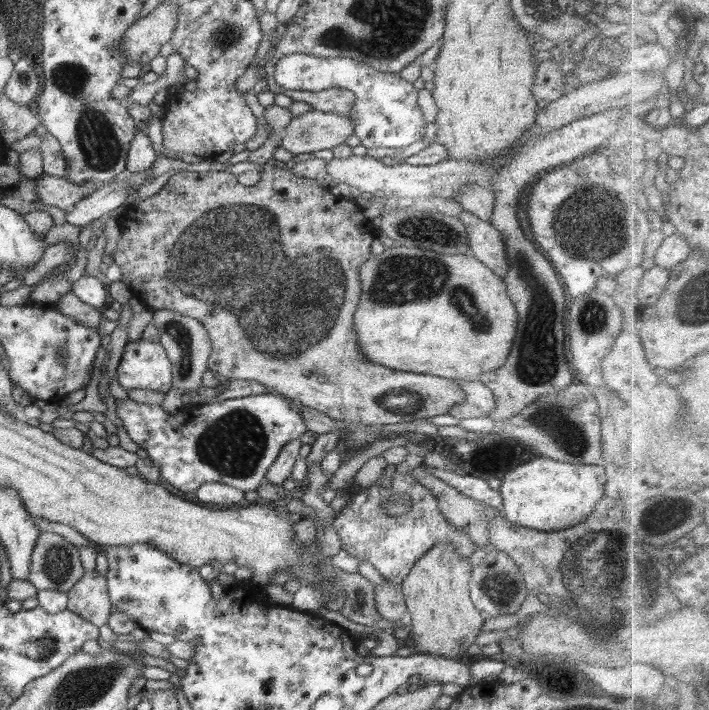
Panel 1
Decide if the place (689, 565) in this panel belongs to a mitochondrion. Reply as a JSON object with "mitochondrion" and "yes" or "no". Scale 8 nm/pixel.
{"mitochondrion":"no"}

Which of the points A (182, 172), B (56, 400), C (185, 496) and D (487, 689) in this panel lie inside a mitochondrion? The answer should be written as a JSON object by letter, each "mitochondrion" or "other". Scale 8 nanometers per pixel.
{"A":"other","B":"other","C":"other","D":"other"}

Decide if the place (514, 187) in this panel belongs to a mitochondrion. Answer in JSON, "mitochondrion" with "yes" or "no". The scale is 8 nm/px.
{"mitochondrion":"no"}

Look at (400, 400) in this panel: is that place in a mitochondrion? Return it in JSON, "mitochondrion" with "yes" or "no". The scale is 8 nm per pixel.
{"mitochondrion":"yes"}

